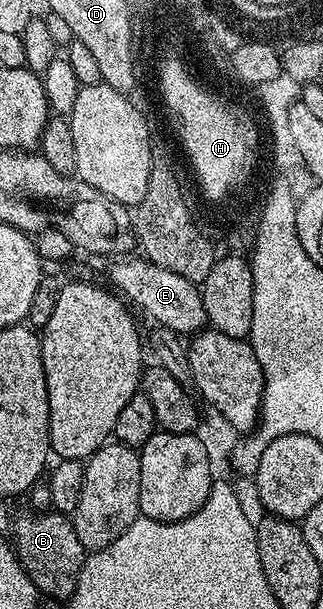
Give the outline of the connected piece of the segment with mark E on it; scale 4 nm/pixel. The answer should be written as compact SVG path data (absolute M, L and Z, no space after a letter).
M117 257L112 260L109 277L114 285L111 285L126 300L131 299L143 309L153 319L152 322L181 337L194 335L208 324L198 284L180 276L179 273L168 272L144 257L129 258L133 257Z

